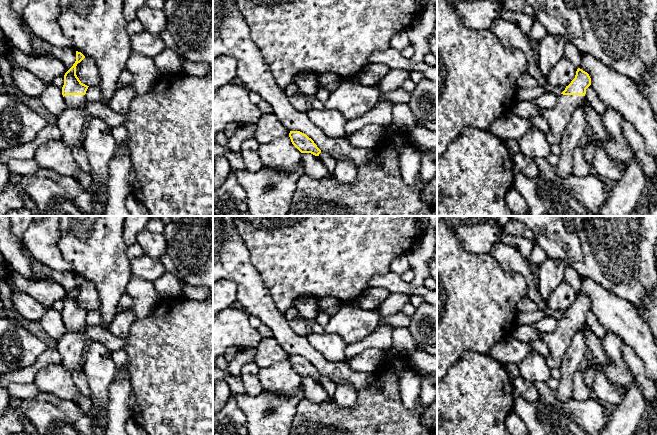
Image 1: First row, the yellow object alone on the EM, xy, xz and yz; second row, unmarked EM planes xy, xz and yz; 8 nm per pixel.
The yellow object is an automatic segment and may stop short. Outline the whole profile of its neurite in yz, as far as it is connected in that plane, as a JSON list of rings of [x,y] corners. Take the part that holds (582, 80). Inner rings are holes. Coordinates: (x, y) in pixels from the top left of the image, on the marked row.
[[[578,68],[575,78],[558,95],[557,104],[553,108],[543,111],[542,116],[550,127],[550,133],[546,136],[549,145],[560,144],[574,111],[585,99],[586,89],[590,85],[591,78],[589,74]]]

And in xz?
[[[290,131],[289,137],[292,144],[301,152],[301,153],[311,153],[315,156],[319,156],[321,150],[317,147],[314,141],[309,138],[306,134],[300,131]]]

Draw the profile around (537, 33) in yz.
[[[535,19],[531,31],[528,34],[532,44],[536,46],[544,38],[546,34],[547,31],[544,28],[544,26],[537,19]]]

